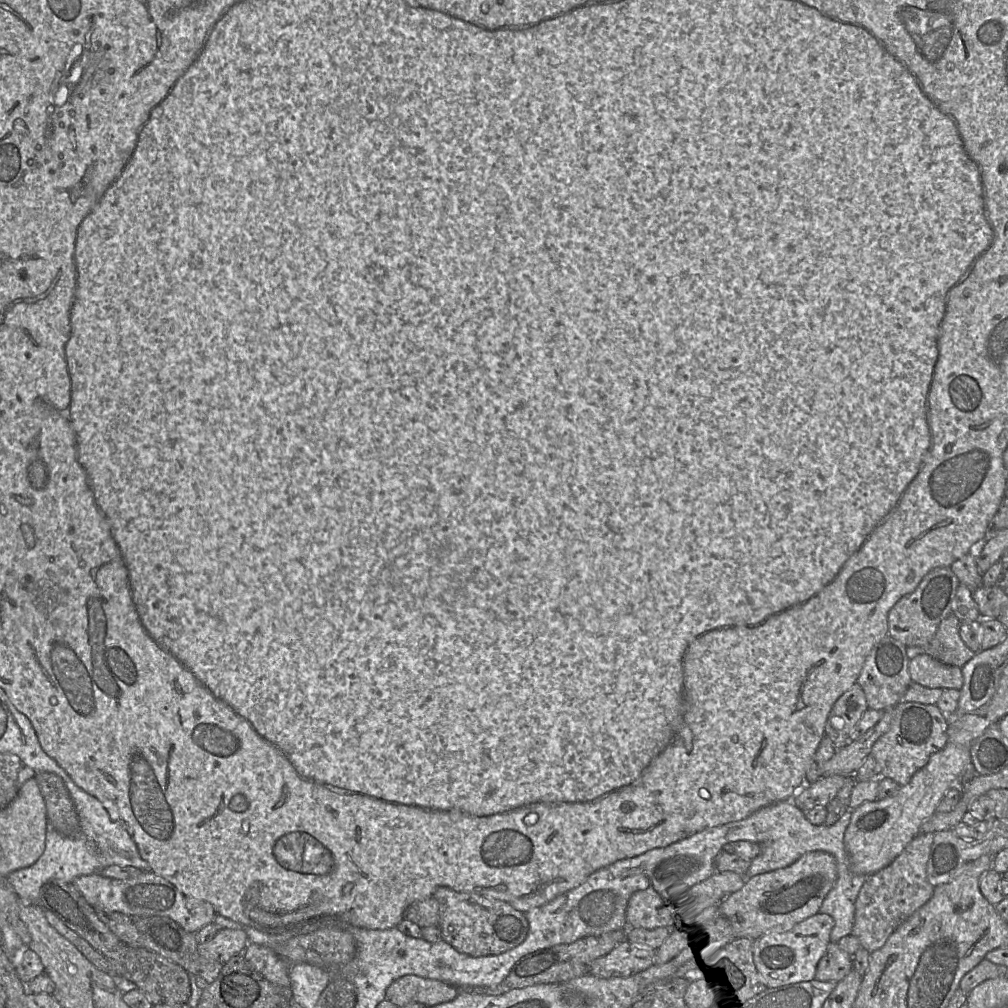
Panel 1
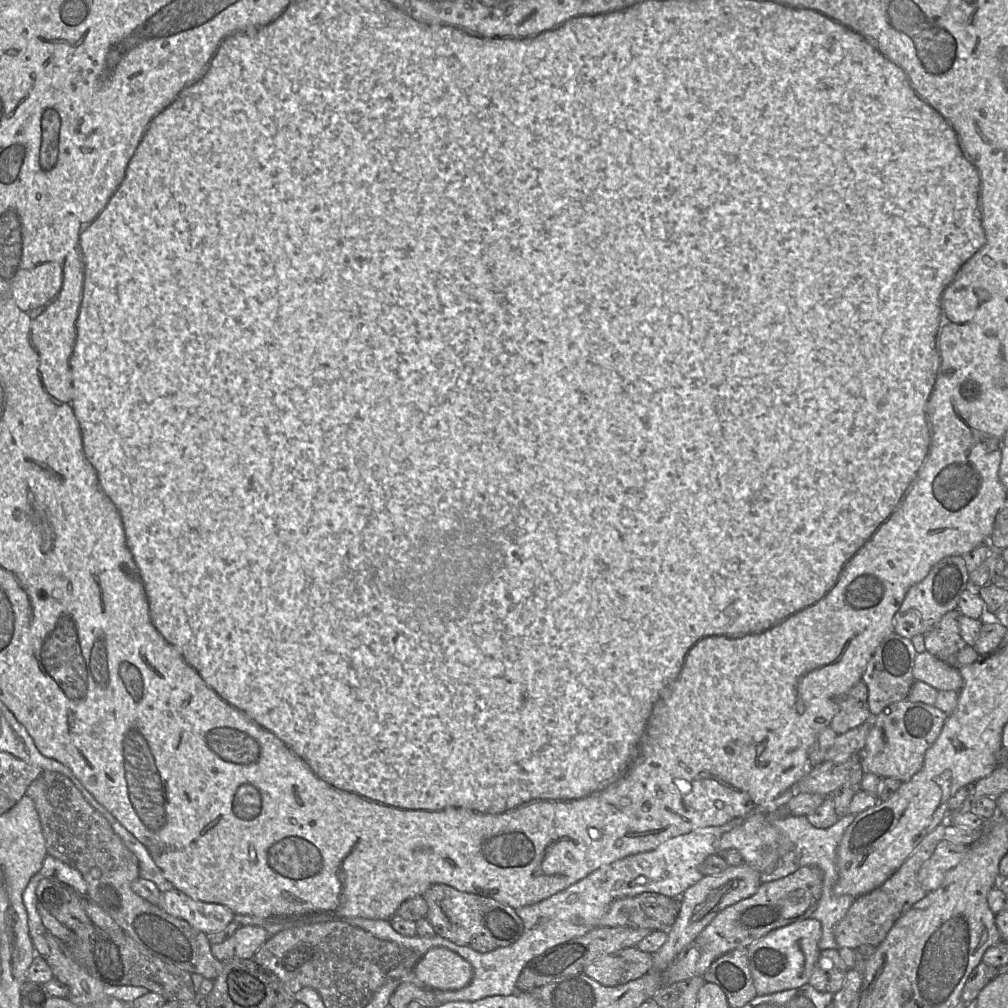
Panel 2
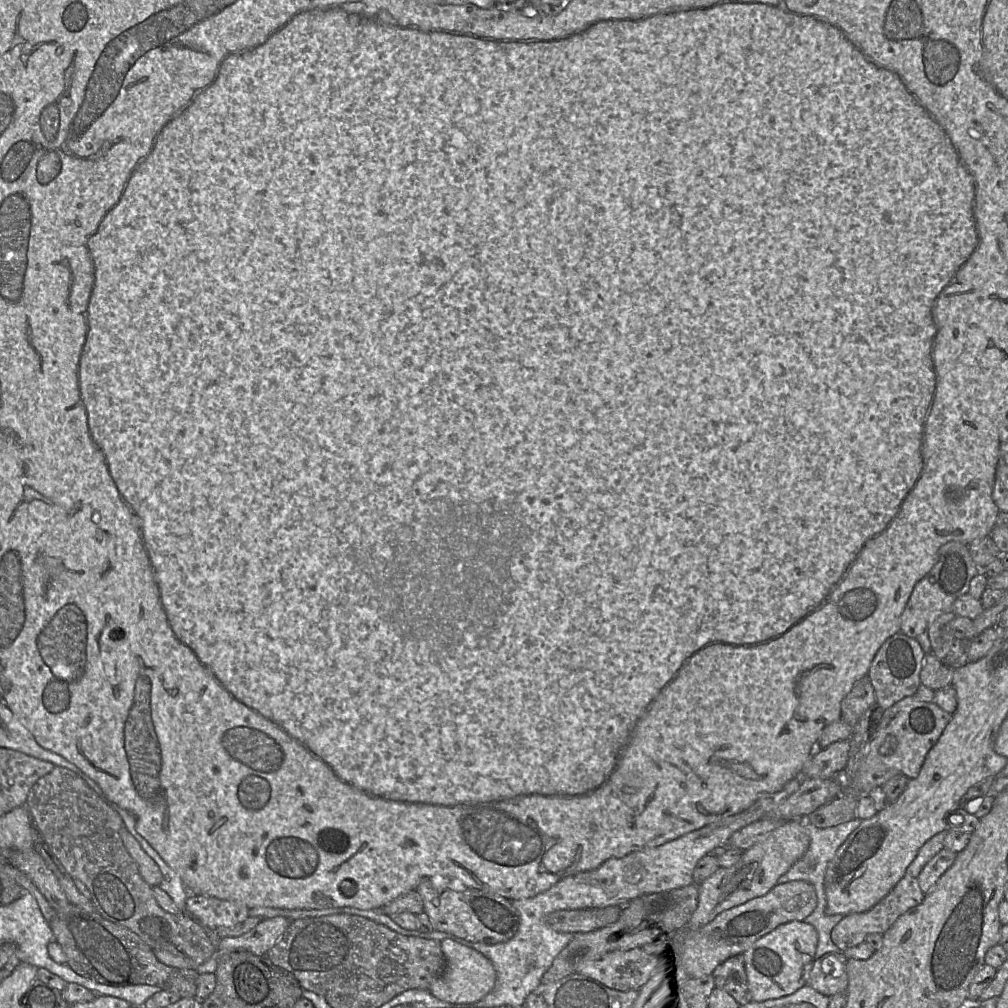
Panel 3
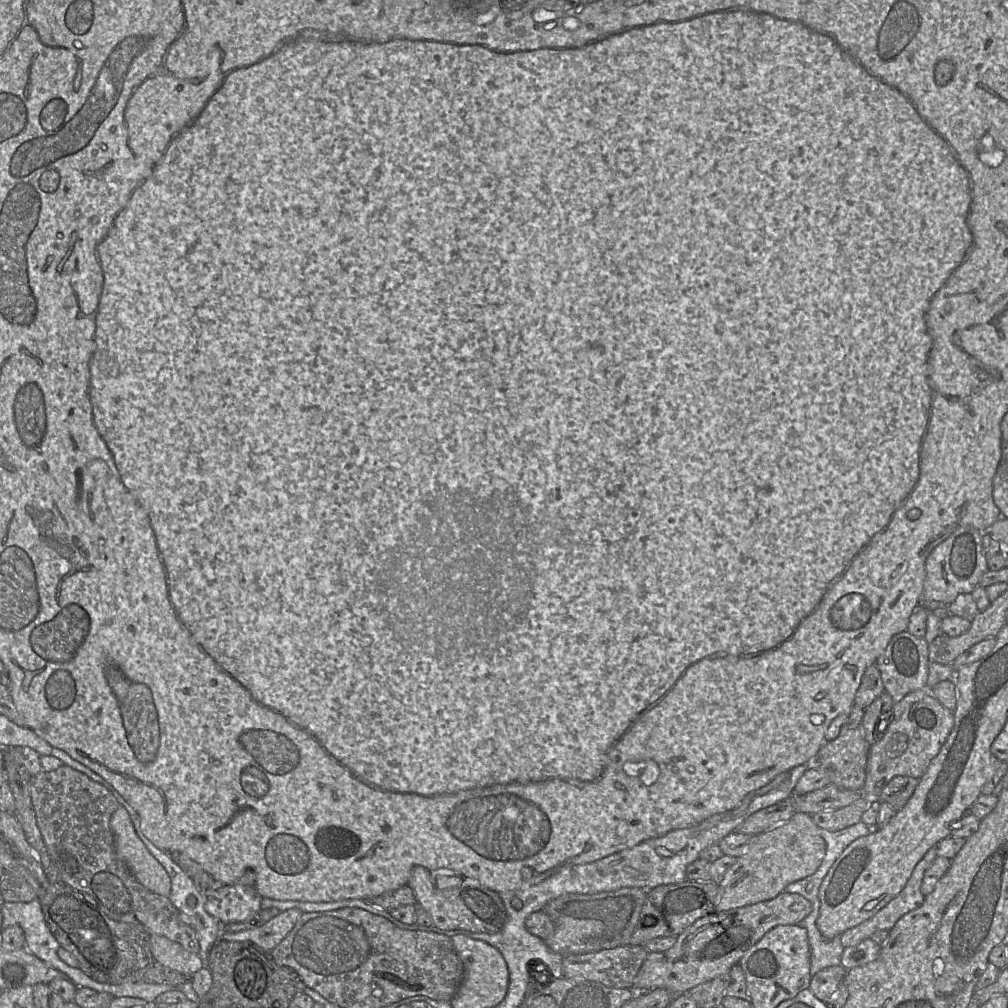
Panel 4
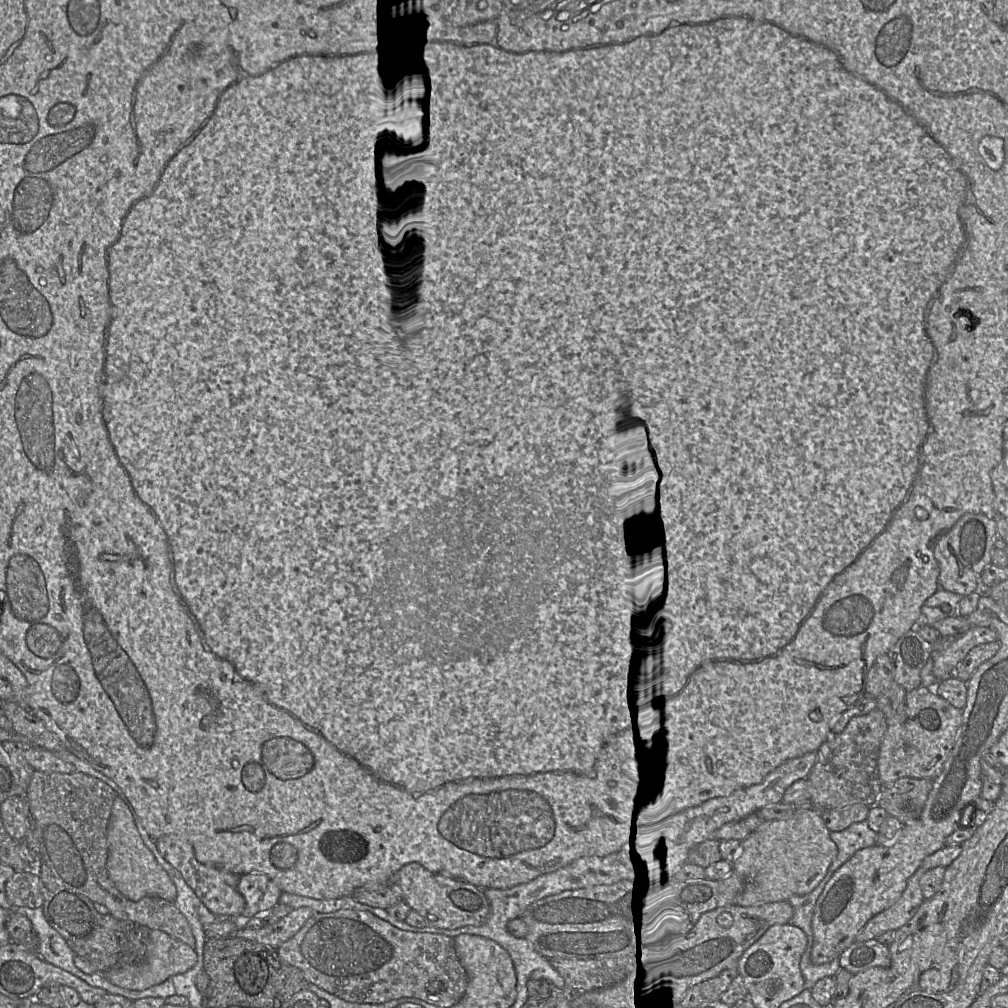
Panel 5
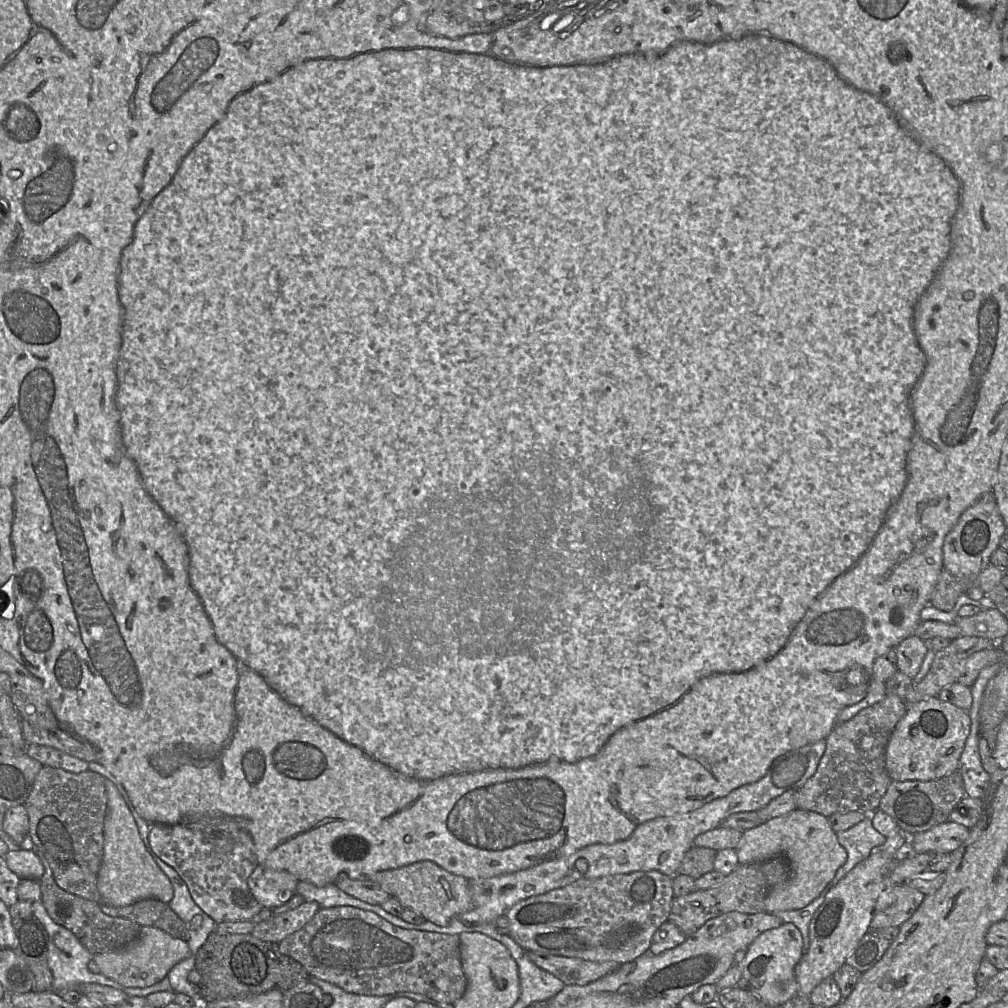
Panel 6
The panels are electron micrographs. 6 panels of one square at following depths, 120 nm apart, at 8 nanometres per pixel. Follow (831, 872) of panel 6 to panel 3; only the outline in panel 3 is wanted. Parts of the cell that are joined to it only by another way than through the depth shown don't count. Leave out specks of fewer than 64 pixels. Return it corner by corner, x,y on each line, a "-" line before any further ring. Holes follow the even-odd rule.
804,819
783,822
765,839
743,851
741,858
734,865
720,867
700,883
697,908
686,928
696,931
710,923
721,912
768,893
777,884
778,878
807,851
810,839
803,823

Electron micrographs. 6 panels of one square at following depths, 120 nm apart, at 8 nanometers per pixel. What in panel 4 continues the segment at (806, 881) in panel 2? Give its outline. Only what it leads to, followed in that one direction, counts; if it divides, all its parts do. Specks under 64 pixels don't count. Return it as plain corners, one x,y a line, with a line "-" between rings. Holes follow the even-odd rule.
783,891
771,900
703,916
678,935
670,949
649,952
632,989
640,993
661,988
673,996
684,995
693,987
727,974
768,931
778,925
797,925
811,910
805,897

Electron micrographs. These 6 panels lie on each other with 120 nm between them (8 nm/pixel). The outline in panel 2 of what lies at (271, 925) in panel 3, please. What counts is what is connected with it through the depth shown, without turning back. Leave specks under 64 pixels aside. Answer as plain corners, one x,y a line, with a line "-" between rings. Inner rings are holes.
241,926
227,940
212,944
211,952
219,961
252,959
268,938
268,932
261,926

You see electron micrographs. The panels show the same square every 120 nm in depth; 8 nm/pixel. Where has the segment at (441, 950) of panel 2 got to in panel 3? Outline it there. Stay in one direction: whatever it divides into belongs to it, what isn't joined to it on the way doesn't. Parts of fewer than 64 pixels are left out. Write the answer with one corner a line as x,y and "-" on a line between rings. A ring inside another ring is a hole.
451,939
441,940
440,943
446,968
429,987
432,995
450,1003
475,1003
493,990
496,983
496,971
489,959
480,952

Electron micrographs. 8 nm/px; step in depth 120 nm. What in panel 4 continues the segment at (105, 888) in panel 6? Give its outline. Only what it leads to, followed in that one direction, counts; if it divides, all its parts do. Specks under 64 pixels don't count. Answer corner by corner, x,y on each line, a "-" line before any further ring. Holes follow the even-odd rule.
121,805
111,816
110,827
116,853
136,880
151,892
168,897
171,880
166,869
139,839
128,812

